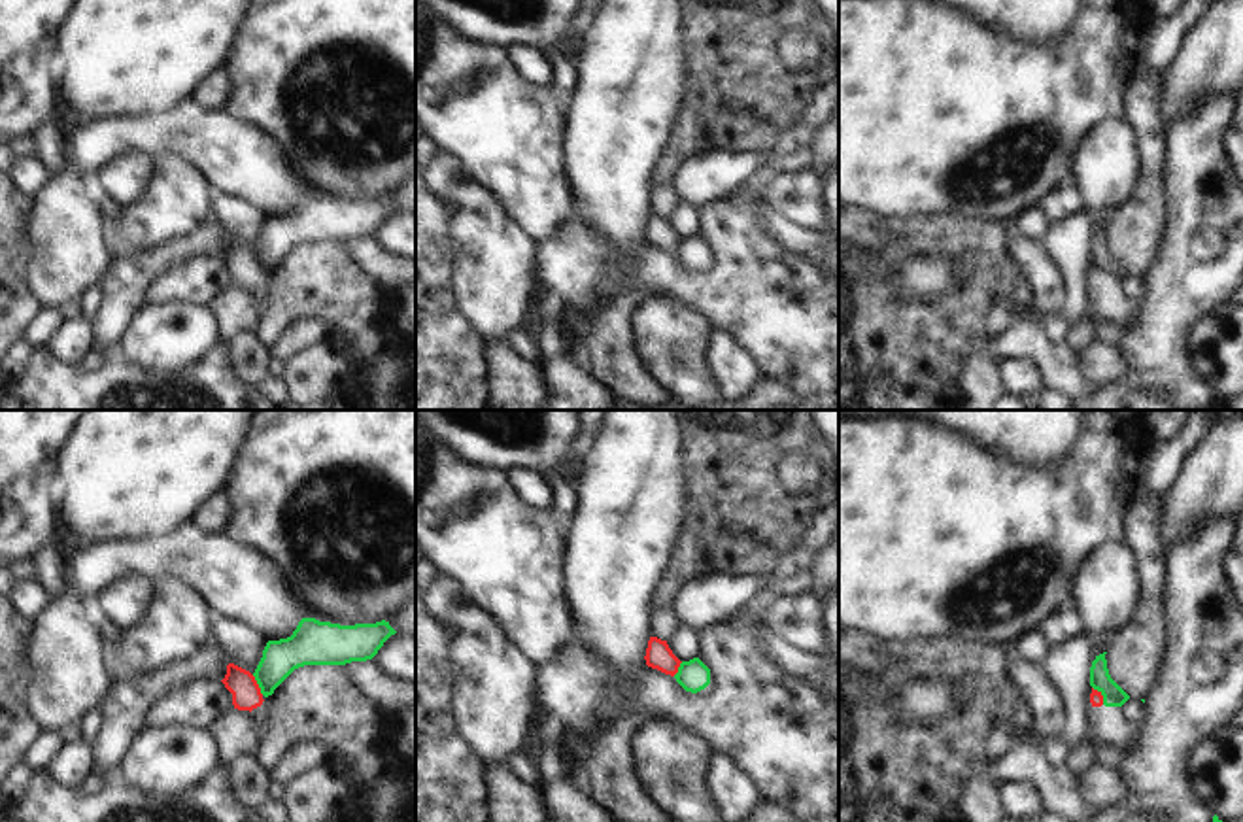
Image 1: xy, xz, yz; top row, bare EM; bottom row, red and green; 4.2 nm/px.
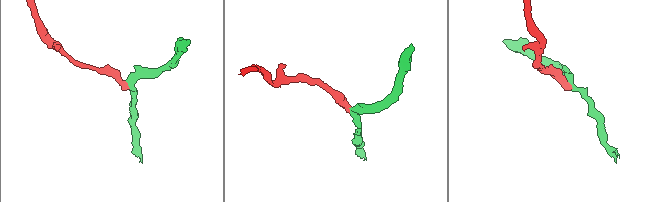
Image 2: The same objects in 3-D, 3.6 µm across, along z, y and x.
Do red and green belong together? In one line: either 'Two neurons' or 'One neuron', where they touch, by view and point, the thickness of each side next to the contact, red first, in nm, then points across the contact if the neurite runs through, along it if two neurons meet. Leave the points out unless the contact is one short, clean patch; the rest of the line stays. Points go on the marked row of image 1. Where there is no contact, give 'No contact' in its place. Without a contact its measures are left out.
Two neurons. Touches red at xy (257, 684). Thickness 130 nm (red) against 160 nm. Boundary: xy (252, 675), (263, 694).

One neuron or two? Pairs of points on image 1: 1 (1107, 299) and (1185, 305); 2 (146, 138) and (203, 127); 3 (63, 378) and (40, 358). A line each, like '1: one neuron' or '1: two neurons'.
1: two neurons
2: one neuron
3: one neuron

